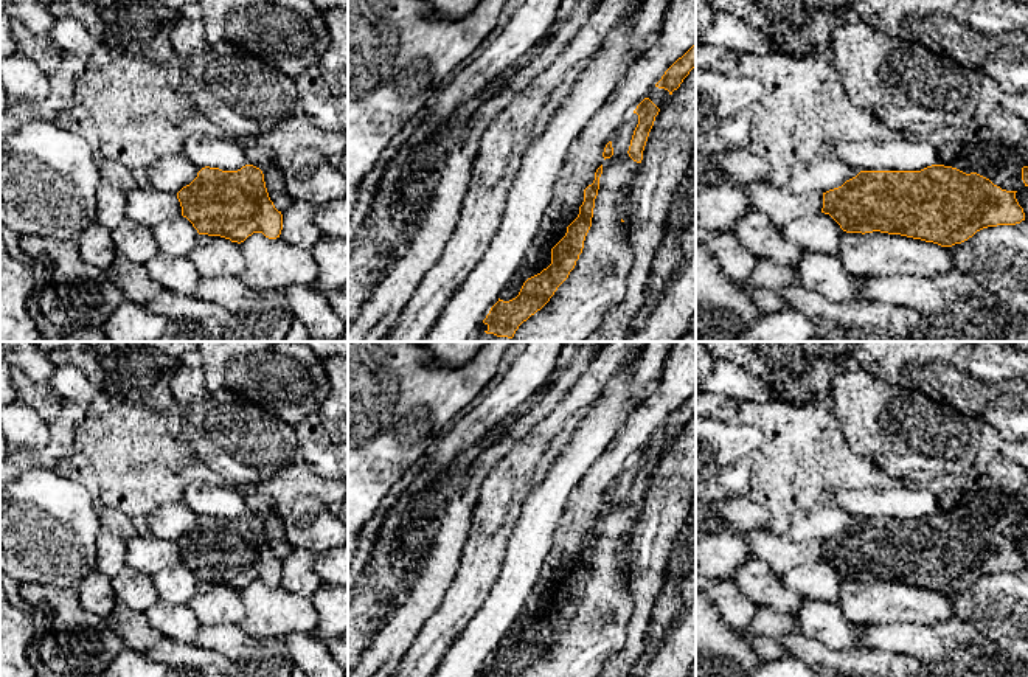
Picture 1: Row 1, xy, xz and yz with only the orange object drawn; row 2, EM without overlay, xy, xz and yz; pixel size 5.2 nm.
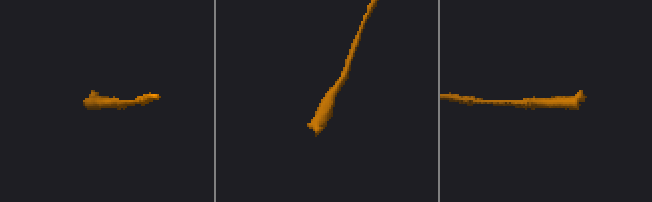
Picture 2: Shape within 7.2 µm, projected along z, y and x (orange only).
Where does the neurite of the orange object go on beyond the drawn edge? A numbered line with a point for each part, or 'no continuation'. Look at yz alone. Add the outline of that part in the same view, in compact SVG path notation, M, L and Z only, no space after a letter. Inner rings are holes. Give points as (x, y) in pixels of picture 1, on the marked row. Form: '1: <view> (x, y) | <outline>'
no continuation

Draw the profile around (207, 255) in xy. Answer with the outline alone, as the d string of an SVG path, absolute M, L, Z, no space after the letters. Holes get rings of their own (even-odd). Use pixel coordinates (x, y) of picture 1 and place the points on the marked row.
M199 234L188 255L200 278L242 276L247 262L241 245L221 236Z

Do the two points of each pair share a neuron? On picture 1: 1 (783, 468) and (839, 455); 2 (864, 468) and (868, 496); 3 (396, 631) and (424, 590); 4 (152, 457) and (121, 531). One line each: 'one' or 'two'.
1: one
2: two
3: one
4: two

